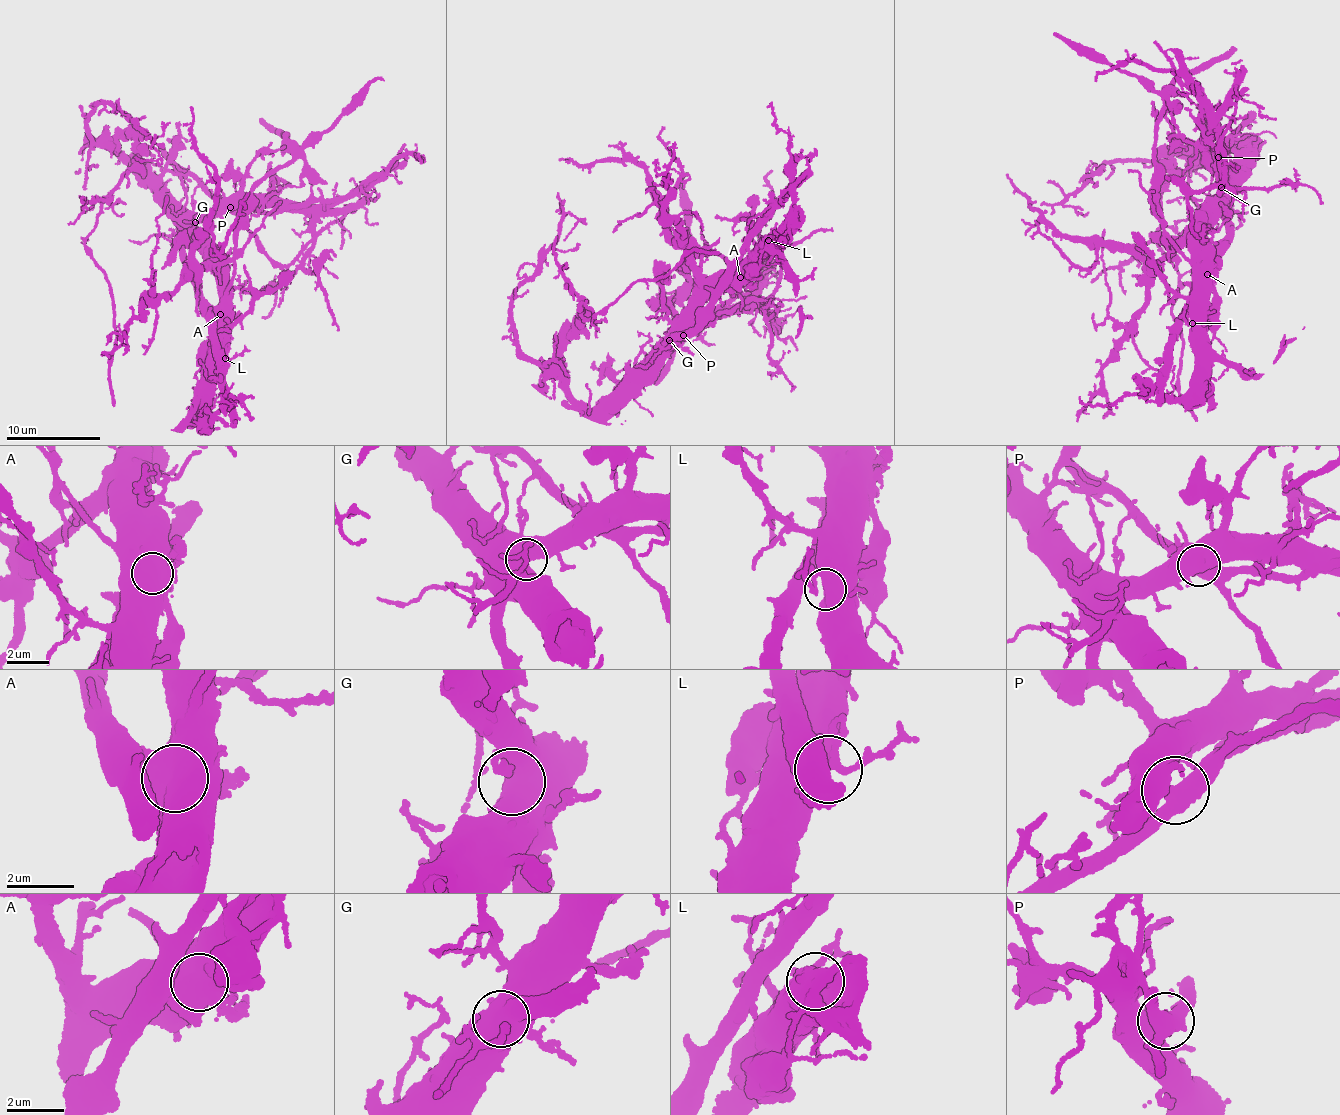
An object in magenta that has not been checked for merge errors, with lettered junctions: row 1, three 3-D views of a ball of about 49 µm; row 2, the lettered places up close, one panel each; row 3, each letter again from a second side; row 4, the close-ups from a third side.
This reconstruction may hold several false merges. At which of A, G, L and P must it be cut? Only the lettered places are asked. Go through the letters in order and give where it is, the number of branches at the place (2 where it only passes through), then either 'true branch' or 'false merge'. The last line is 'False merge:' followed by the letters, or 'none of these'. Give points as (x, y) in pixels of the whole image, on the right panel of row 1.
A: at (1207, 274); 1 branches meet; false merge
G: at (1221, 187); 1 branches meet; true branch
L: at (1192, 323); 3 branches meet; true branch
P: at (1218, 157); 4 branches meet; false merge
False merge: A, P

